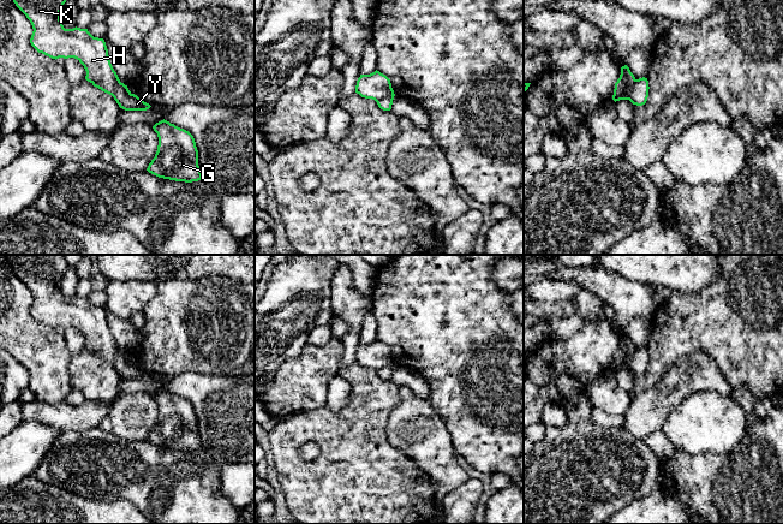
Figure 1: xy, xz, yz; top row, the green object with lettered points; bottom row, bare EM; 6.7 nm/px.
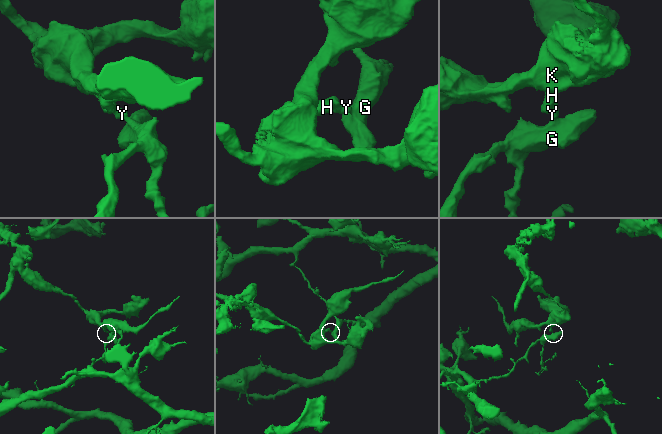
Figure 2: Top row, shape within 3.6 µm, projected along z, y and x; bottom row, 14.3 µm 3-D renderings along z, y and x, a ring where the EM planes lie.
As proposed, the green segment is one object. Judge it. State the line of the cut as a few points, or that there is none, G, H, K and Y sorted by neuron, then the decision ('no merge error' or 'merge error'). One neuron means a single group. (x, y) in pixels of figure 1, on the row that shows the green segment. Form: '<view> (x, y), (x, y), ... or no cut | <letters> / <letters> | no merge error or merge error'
yz (637, 79), (628, 99) | G Y / H K | merge error

